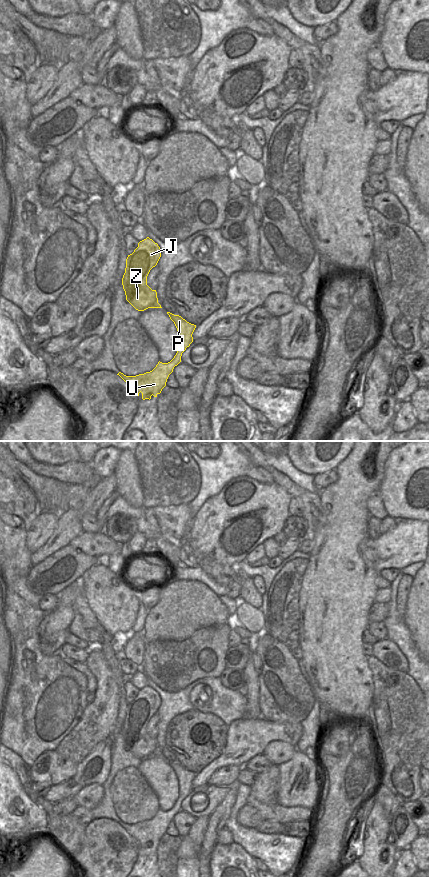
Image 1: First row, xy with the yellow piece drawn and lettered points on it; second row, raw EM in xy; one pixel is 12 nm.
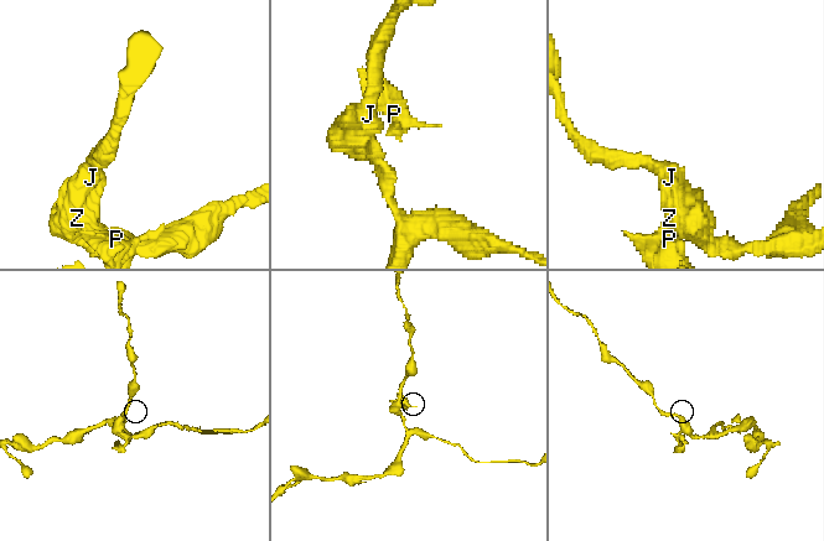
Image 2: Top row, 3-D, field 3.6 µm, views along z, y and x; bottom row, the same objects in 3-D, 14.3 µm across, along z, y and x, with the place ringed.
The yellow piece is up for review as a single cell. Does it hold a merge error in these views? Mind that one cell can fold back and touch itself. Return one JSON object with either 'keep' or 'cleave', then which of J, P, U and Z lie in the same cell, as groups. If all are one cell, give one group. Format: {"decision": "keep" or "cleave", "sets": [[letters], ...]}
{"decision": "cleave", "sets": [["J", "Z"], ["P", "U"]]}

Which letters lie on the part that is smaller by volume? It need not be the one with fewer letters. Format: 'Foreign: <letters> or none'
Foreign: P, U

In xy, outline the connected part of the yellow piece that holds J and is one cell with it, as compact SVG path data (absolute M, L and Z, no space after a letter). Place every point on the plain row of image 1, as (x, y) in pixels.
M147 685L138 691L138 695L126 707L122 733L126 748L138 759L159 752L156 738L147 733L147 724L160 705L160 695Z

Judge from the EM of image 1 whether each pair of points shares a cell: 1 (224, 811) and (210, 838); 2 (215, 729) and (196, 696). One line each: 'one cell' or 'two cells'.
1: one cell
2: two cells

